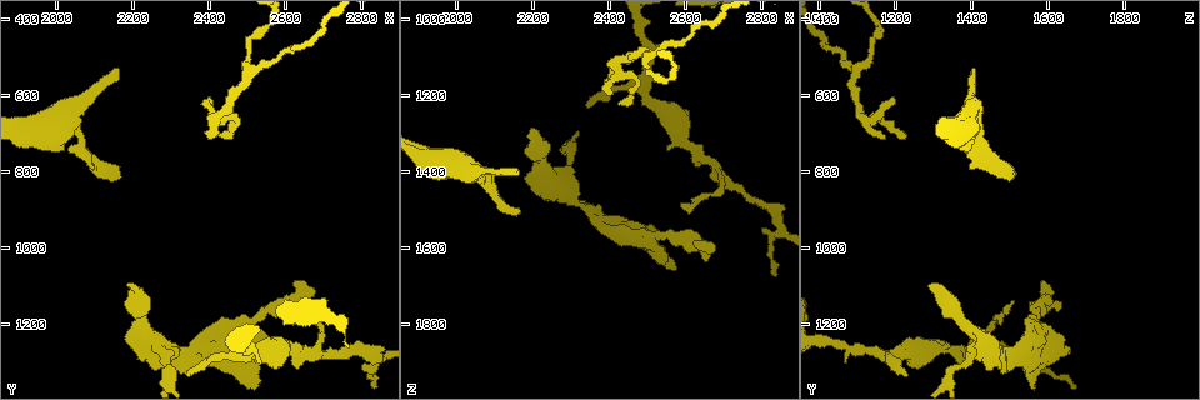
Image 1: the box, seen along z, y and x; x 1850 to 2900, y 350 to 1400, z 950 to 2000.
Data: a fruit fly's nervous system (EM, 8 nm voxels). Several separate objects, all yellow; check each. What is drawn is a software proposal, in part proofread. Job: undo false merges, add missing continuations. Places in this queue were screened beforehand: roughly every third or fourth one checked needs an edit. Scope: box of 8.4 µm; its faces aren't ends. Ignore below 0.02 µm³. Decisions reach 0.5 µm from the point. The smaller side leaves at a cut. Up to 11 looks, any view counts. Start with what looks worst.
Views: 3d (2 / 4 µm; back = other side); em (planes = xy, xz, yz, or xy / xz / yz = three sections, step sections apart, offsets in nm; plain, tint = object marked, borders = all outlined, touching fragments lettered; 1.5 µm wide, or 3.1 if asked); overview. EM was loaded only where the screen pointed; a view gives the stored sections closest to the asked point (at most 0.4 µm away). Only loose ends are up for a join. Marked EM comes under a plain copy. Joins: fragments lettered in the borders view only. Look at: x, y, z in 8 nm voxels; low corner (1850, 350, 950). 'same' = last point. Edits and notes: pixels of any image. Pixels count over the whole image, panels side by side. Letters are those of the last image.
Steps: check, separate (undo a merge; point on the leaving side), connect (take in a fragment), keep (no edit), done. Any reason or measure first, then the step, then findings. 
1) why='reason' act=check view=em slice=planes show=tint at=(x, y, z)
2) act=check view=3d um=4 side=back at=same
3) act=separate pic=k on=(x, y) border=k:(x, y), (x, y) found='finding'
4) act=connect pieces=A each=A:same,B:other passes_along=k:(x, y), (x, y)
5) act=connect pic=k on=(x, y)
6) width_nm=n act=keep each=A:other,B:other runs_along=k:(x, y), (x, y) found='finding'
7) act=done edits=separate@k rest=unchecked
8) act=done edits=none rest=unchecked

why='an open end' act=check view=em slice=planes show=borders at=(2205, 1090, 1290)

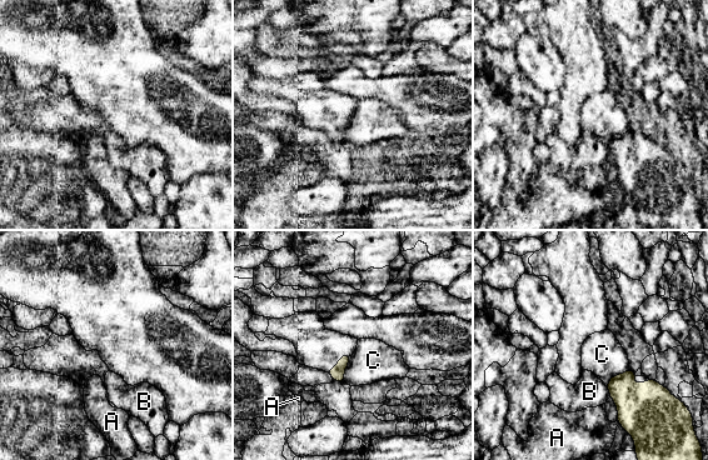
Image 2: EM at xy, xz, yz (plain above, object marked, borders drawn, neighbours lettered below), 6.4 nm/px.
longest_contact=C:190nm act=keep each=A:other,B:other,C:other border=2:(628, 368), (614, 375), (607, 386) found='no lettered fragment goes on from it'

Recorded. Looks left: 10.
why='thin end' act=check view=3d um=4 at=(2160, 825, 1505)

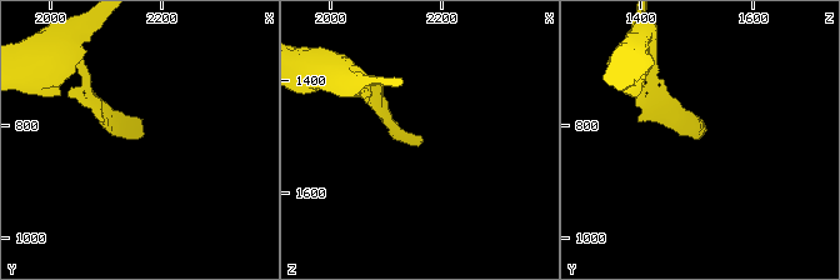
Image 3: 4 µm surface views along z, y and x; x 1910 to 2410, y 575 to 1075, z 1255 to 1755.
why='now the EM' act=check view=em slice=xz step=8 show=borders at=(2165, 820, 1500)

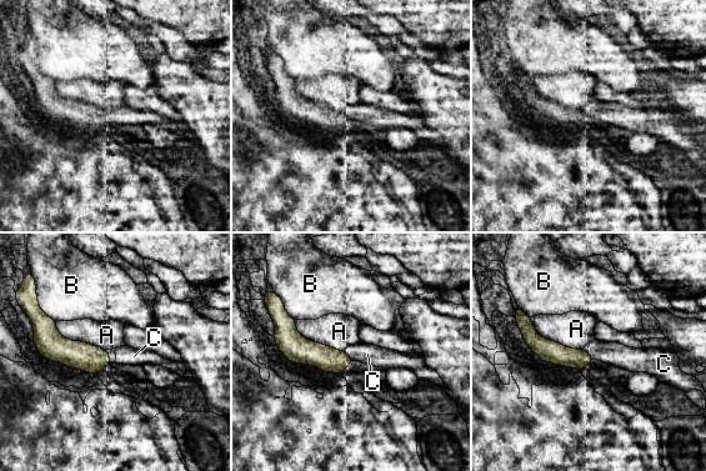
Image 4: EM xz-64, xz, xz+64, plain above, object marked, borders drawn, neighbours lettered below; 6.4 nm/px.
act=check view=em slice=planes show=borders at=same

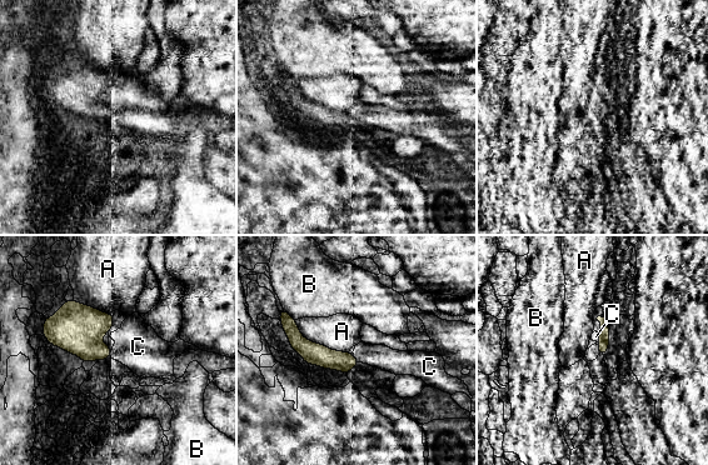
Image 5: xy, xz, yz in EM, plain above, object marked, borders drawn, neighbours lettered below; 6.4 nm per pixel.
act=connect pieces=C each=A:other,B:other,C:same found='the cell continues'

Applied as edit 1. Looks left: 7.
why='tapers out' act=check view=3d um=4 side=back at=(2345, 1335, 1225)

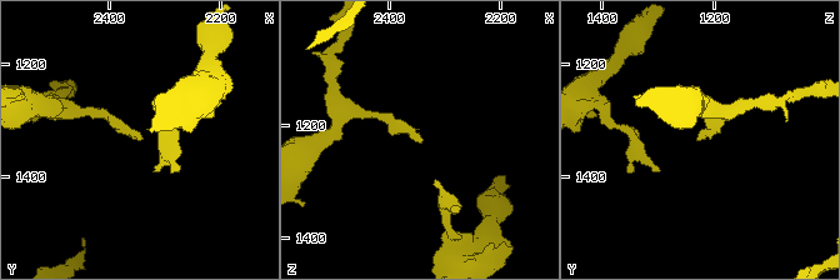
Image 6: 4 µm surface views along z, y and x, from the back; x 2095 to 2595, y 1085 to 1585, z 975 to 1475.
why='shape alone is not enough' act=check view=em slice=yz step=8 show=borders at=(2340, 1330, 1225)

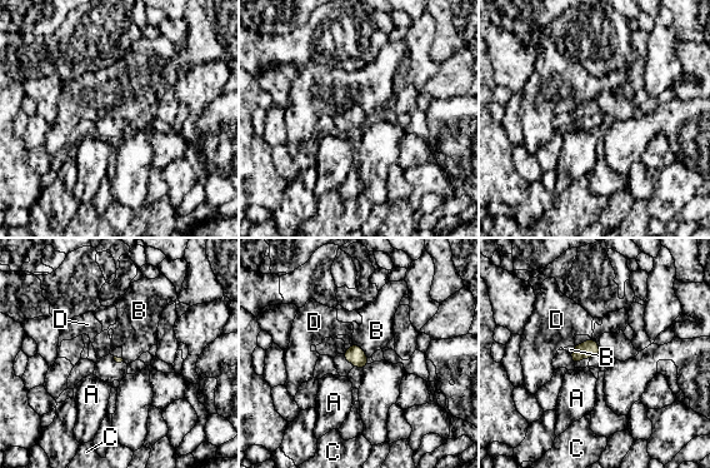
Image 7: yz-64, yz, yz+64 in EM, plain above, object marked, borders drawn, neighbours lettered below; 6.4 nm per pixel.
act=check view=em slice=planes show=borders at=same

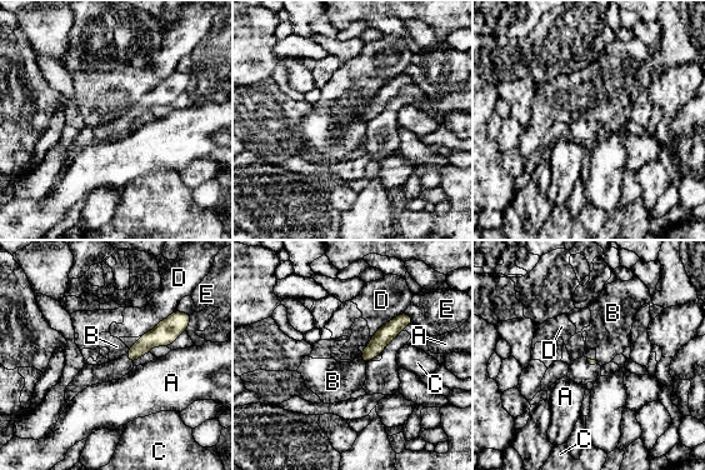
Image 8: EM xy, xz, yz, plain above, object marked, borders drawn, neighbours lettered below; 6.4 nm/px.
act=keep each=A:other,B:other,C:other,D:other,E:other border=8:(360, 353), (360, 359), (365, 364) found='no lettered fragment goes on from it'

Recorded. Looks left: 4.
why='tapers out' act=check view=em slice=yz step=8 show=tint at=(2395, 715, 1180)

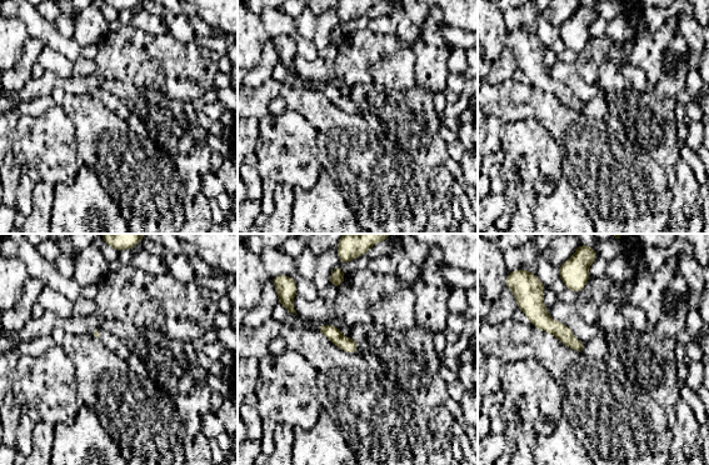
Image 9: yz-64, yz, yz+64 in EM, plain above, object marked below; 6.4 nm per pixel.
act=check view=em slice=yz step=8 show=borders at=same

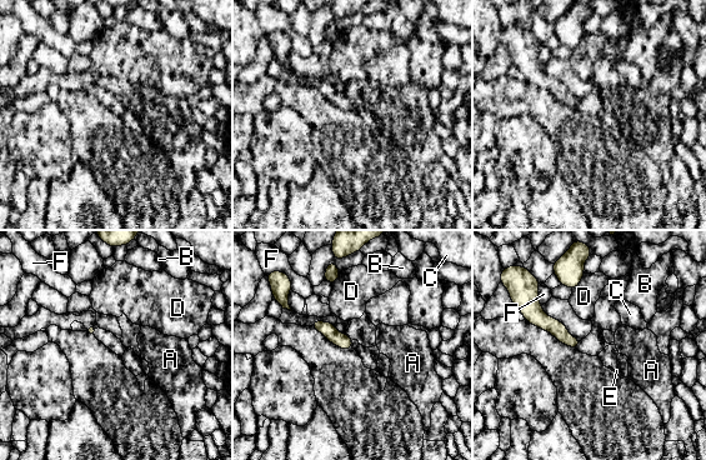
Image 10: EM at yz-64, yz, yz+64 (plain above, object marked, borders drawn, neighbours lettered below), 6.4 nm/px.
longest_contact=D:130nm act=keep each=A:other,B:other,C:other,D:other,E:other,F:other runs_along=10:(537, 309), (549, 324), (575, 343) found='no lettered fragment goes on from it'

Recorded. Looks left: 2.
act=done edits=connect@5 rest=unchecked

